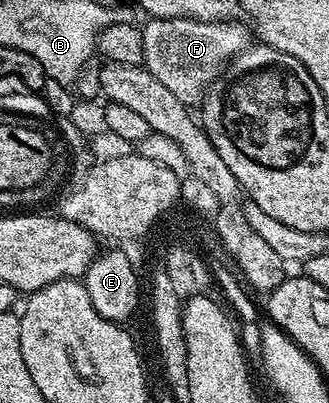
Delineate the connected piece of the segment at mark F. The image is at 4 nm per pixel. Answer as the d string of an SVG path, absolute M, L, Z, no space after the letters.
M149 18L146 23L141 31L145 69L190 108L204 103L207 91L222 77L233 58L251 45L249 30L245 27L248 25L241 20L204 22L198 18Z

